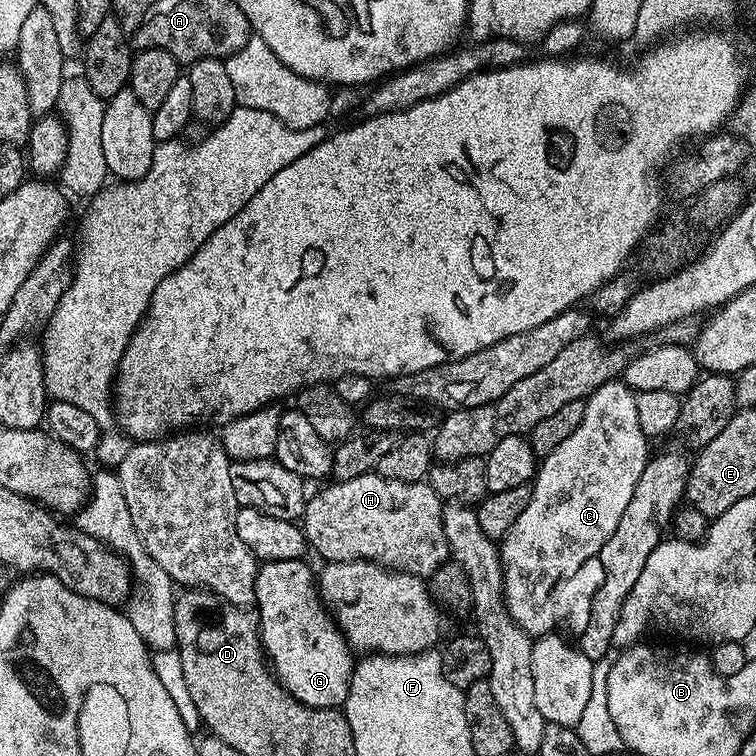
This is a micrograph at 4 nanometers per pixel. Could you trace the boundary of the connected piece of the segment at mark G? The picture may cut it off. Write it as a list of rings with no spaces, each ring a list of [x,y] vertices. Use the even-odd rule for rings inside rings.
[[[303,559],[299,560],[269,560],[261,563],[256,569],[256,599],[254,601],[254,612],[258,617],[258,631],[260,633],[260,645],[264,648],[265,657],[276,677],[280,681],[282,687],[288,692],[288,695],[294,697],[300,704],[305,704],[310,708],[334,708],[339,709],[346,702],[348,697],[348,684],[352,680],[352,670],[354,667],[354,653],[348,646],[347,640],[341,635],[339,628],[336,623],[329,616],[326,611],[319,595],[318,595],[318,584],[314,579],[314,572],[304,565]]]

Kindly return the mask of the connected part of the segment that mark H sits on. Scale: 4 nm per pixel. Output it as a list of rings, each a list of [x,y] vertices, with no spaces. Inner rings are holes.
[[[367,472],[358,478],[350,478],[349,480],[341,480],[339,482],[329,483],[329,488],[324,488],[316,497],[309,499],[304,506],[304,515],[302,517],[302,527],[304,529],[304,539],[307,547],[312,548],[321,556],[321,561],[331,562],[334,560],[367,560],[369,564],[381,564],[384,568],[390,568],[393,572],[408,572],[411,576],[419,576],[427,578],[432,575],[434,570],[438,570],[438,566],[442,566],[449,559],[450,553],[448,543],[446,542],[446,534],[442,530],[442,518],[444,517],[445,505],[430,485],[426,482],[411,484],[410,482],[394,482],[382,478],[376,472]]]

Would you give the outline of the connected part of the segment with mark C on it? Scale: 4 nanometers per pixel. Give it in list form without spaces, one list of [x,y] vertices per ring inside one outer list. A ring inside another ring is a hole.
[[[623,382],[604,384],[584,400],[584,413],[582,422],[578,422],[578,430],[574,430],[574,434],[570,434],[558,450],[539,461],[526,510],[522,510],[518,522],[514,522],[504,539],[499,541],[500,561],[504,567],[504,601],[508,613],[518,627],[533,638],[557,631],[556,615],[560,612],[560,600],[556,591],[567,580],[574,579],[587,560],[595,561],[599,557],[602,546],[610,534],[614,534],[614,526],[618,526],[634,495],[634,486],[638,486],[642,470],[646,470],[650,459],[650,438],[642,426],[638,426],[635,401],[636,393]]]

